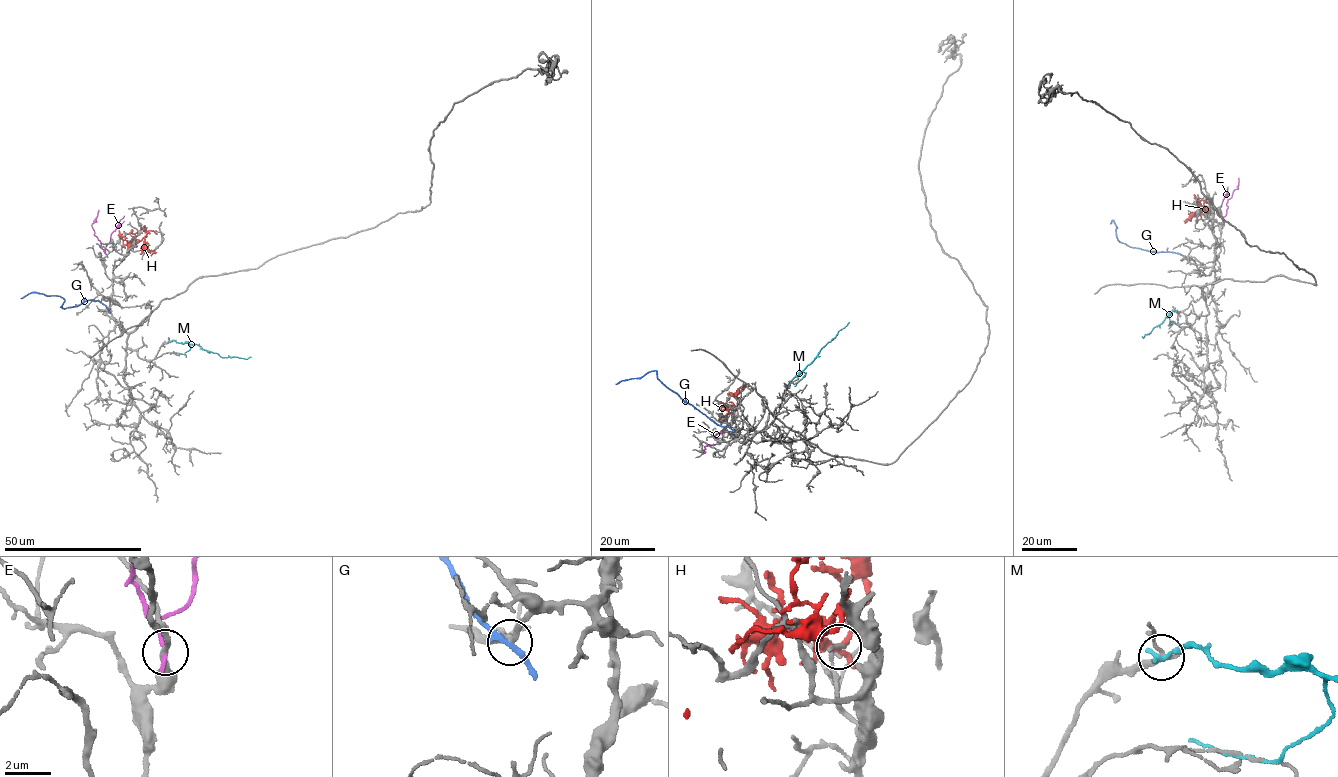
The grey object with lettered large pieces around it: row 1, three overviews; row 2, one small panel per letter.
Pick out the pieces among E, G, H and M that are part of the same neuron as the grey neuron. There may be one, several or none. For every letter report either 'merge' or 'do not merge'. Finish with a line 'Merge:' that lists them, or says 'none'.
E: do not merge
G: do not merge
H: do not merge
M: do not merge
Merge: none

